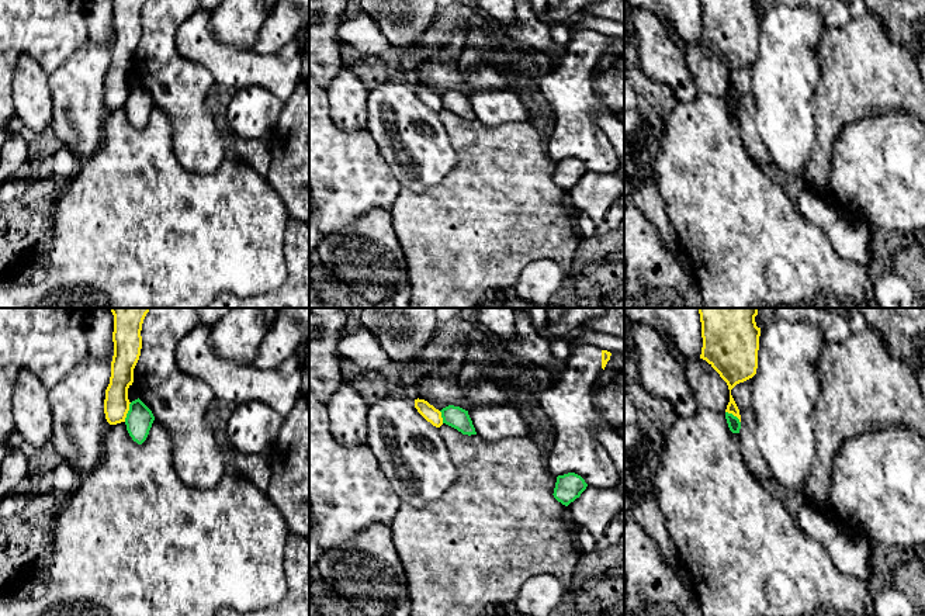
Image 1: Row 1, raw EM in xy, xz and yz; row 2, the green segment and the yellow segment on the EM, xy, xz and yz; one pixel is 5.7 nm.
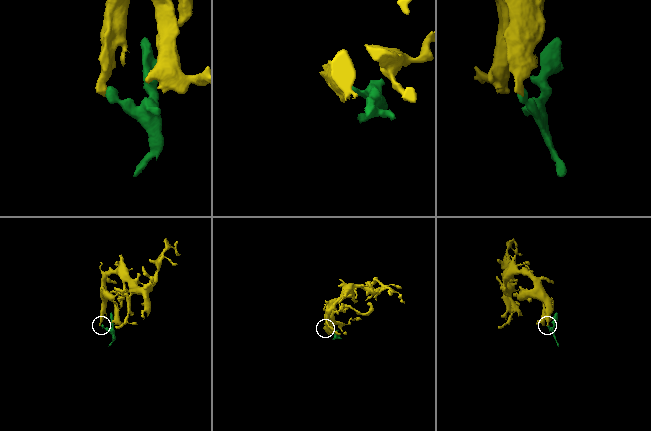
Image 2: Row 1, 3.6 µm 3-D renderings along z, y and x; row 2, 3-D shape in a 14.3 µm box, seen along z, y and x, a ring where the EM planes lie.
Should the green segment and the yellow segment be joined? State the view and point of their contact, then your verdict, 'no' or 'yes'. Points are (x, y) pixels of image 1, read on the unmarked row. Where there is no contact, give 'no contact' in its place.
meets green in xy at (128, 97); no

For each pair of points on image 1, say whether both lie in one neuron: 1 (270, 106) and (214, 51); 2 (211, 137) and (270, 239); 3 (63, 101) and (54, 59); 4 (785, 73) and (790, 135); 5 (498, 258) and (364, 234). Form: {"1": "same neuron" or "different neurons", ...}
{"1": "same neuron", "2": "different neurons", "3": "different neurons", "4": "same neuron", "5": "different neurons"}

